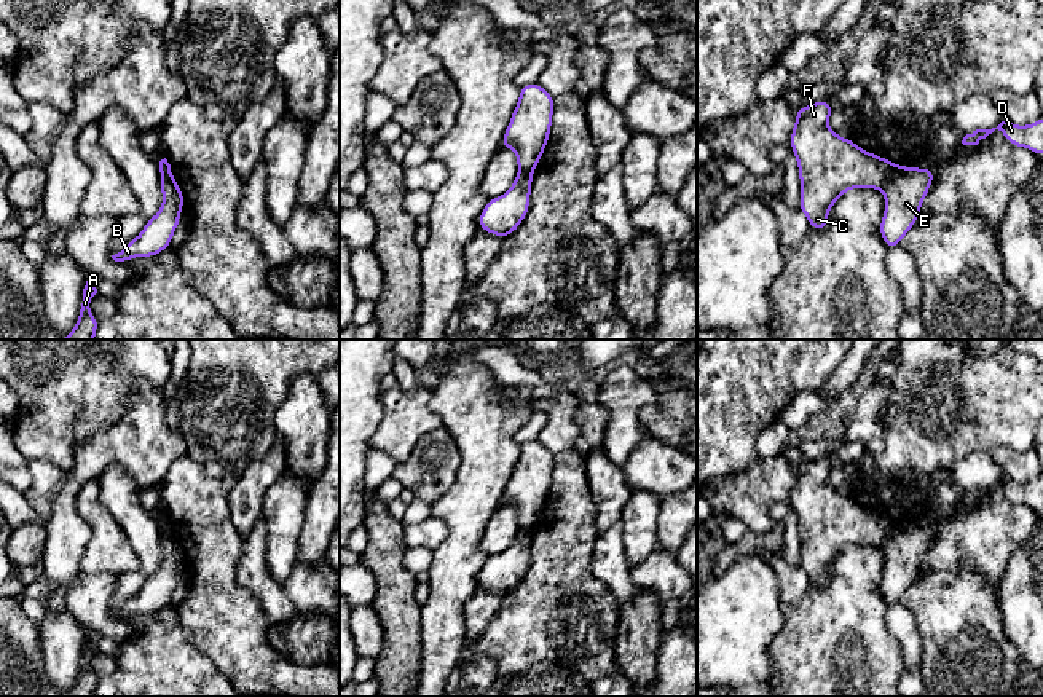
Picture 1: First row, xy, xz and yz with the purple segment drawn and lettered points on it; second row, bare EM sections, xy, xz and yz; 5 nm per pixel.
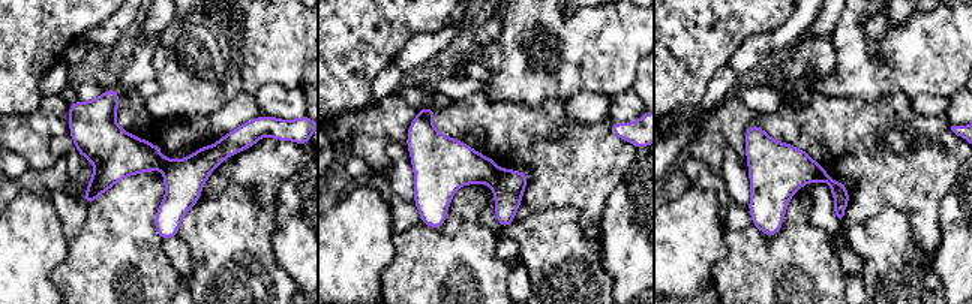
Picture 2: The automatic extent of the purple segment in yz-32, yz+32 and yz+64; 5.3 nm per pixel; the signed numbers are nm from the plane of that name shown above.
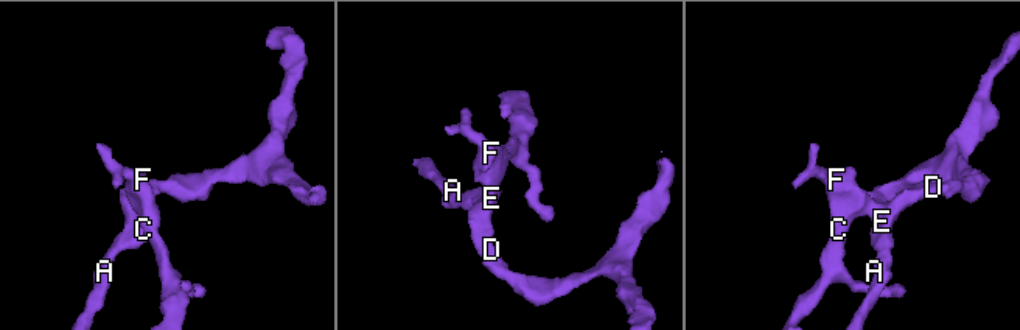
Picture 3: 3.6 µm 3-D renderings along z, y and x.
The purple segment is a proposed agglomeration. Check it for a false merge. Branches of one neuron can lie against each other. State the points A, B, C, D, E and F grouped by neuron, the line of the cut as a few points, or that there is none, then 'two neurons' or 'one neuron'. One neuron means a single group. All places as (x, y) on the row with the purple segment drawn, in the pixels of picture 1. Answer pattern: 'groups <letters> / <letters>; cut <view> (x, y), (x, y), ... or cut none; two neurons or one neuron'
groups A B D E / C F; cut yz (892, 163), (889, 179), (881, 189); two neurons

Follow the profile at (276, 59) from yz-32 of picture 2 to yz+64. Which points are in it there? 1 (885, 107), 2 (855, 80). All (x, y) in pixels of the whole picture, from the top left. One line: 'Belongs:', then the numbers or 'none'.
Belongs: 2

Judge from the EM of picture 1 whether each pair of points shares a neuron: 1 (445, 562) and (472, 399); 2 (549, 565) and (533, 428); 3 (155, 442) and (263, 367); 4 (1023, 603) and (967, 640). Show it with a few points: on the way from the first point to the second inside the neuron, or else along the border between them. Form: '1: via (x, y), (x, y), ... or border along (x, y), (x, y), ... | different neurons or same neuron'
1: via (466, 522), (466, 507), (474, 496), (474, 439) | same neuron
2: border along (541, 410), (547, 423), (536, 439) | different neurons
3: border along (184, 389), (171, 409), (171, 423), (187, 453) | different neurons
4: border along (999, 581), (1003, 633), (1018, 651) | different neurons

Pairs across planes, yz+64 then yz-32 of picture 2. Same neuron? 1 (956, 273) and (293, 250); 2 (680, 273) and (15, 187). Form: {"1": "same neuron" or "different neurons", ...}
{"1": "same neuron", "2": "different neurons"}

